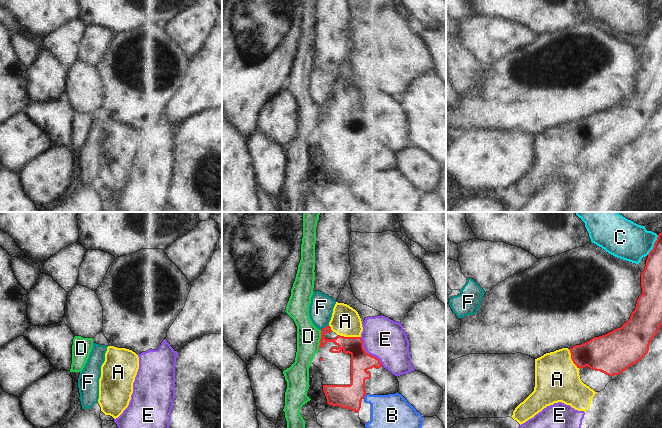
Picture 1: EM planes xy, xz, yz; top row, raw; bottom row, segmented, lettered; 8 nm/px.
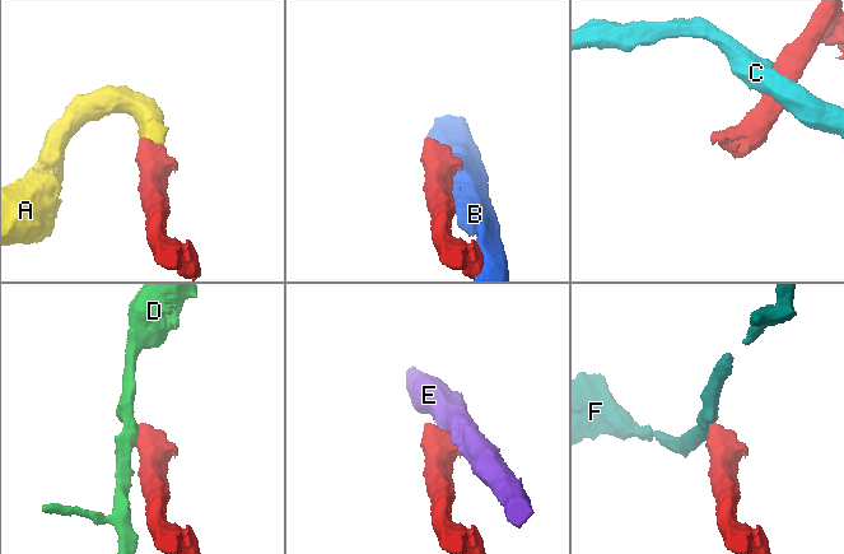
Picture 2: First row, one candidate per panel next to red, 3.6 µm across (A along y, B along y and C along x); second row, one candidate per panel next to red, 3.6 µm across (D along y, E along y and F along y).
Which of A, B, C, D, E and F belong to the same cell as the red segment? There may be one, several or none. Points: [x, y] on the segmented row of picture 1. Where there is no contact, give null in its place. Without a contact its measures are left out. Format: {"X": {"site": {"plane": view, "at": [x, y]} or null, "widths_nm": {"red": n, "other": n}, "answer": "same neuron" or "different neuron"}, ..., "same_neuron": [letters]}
{"A": {"site": {"plane": "xz", "at": [349, 337]}, "widths_nm": {"red": 160, "other": 240}, "answer": "same neuron"}, "B": {"site": {"plane": "xz", "at": [364, 396]}, "widths_nm": {"red": 190, "other": 280}, "answer": "different neuron"}, "C": {"site": {"plane": "yz", "at": [654, 245]}, "widths_nm": {"red": 160, "other": 320}, "answer": "different neuron"}, "D": {"site": {"plane": "xz", "at": [320, 339]}, "widths_nm": {"red": 130, "other": 190}, "answer": "different neuron"}, "E": {"site": {"plane": "xz", "at": [367, 353]}, "widths_nm": {"red": 160, "other": 320}, "answer": "different neuron"}, "F": {"site": {"plane": "xz", "at": [324, 327]}, "widths_nm": {"red": 130, "other": 190}, "answer": "different neuron"}, "same_neuron": ["A"]}

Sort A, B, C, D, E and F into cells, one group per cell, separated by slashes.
A / B / C / D / E / F

